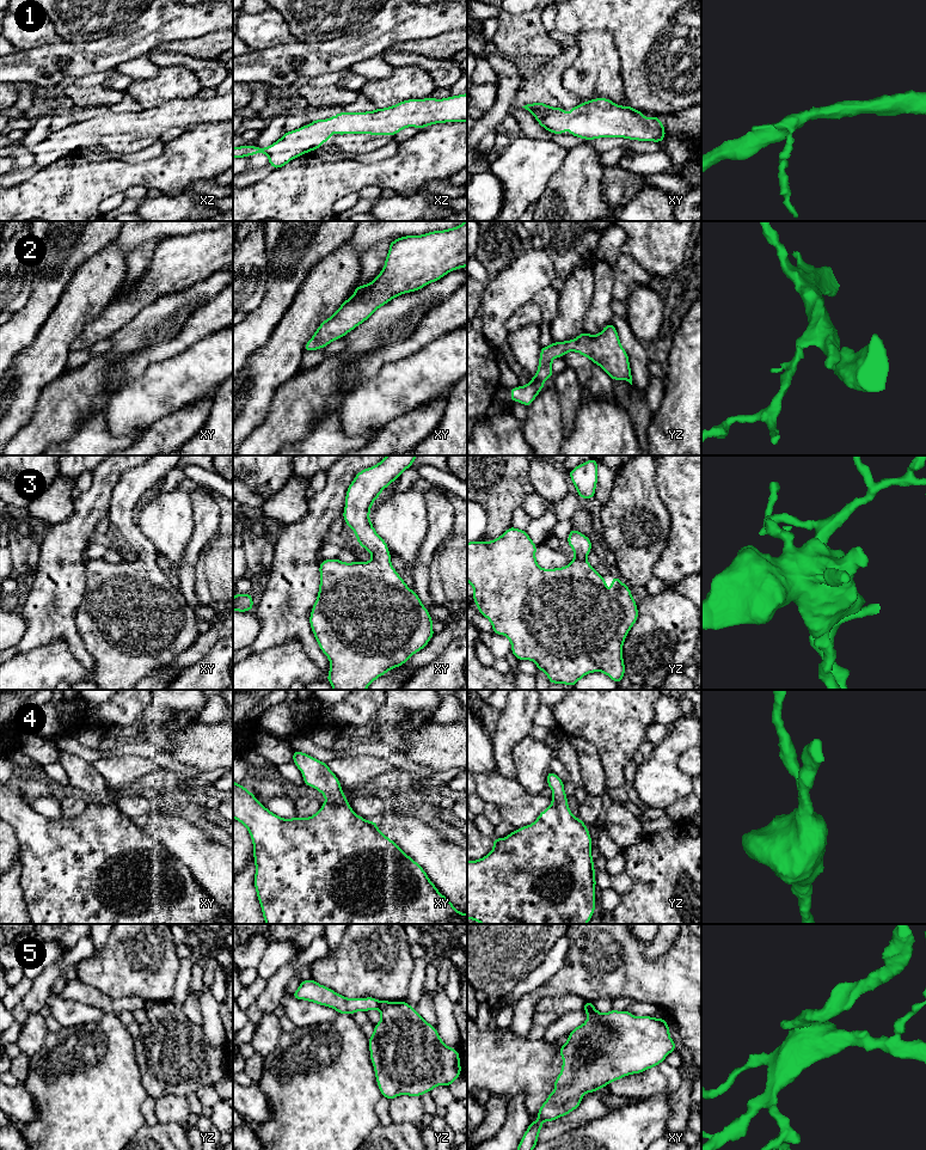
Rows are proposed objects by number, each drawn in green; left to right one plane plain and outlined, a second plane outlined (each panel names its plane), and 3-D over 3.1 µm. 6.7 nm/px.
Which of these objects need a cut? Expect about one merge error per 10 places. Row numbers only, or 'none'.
5

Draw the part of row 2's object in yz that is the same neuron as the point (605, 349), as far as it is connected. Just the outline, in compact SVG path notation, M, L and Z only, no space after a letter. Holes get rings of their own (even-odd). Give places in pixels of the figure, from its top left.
M612 323L607 324L599 335L583 331L571 341L552 342L541 347L536 374L526 386L510 389L509 400L519 402L527 408L544 389L546 379L553 377L552 360L563 357L568 351L577 351L599 365L612 380L626 380L632 385L628 355L623 348L618 332Z

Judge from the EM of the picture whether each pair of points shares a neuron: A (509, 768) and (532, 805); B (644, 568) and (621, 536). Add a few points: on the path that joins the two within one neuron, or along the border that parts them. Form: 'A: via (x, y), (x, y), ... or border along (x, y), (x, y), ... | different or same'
A: border along (498, 771), (503, 776), (516, 778) | different
B: via (636, 560), (636, 555), (626, 544) | same

